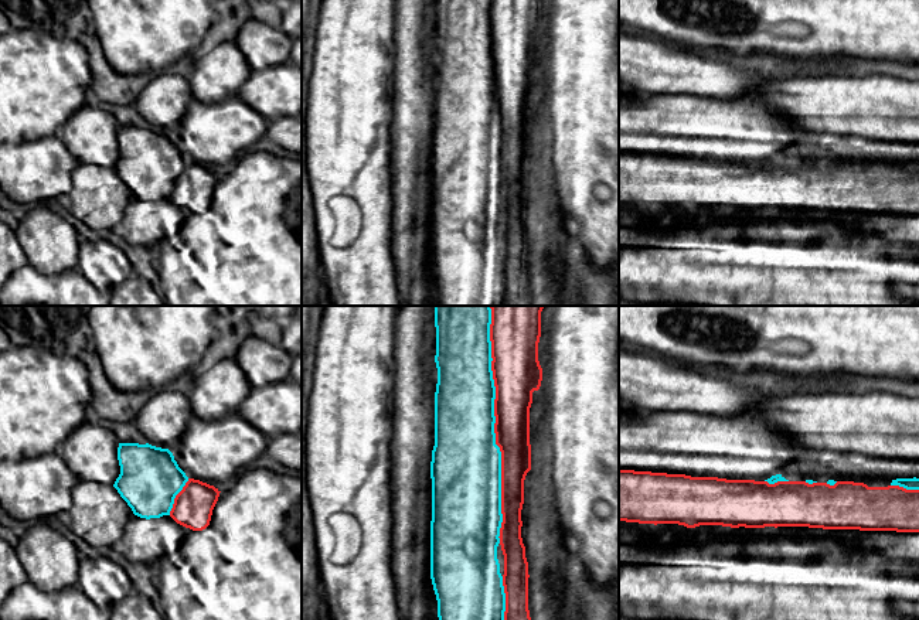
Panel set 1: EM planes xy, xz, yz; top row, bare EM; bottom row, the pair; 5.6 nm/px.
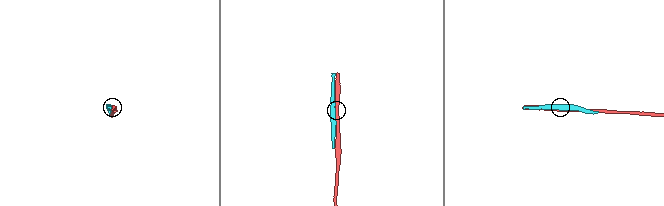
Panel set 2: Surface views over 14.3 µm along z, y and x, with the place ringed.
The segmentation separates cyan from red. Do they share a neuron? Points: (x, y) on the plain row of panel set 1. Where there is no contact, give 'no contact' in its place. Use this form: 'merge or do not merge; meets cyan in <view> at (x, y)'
do not merge; meets cyan in xz at (493, 113)

